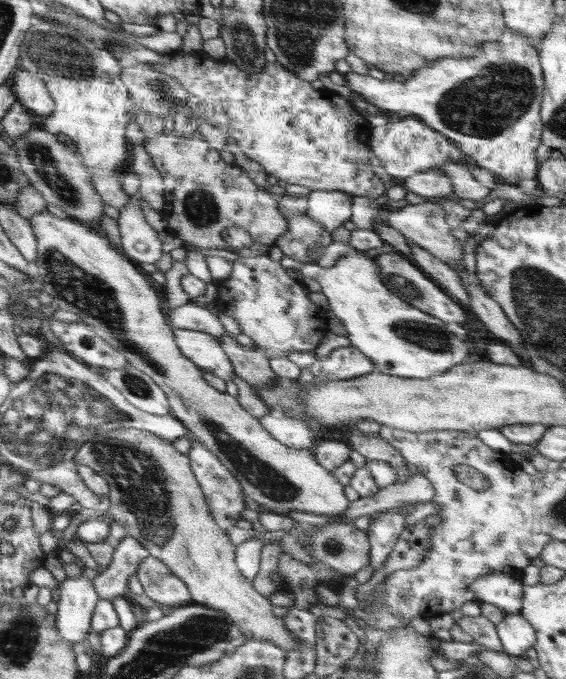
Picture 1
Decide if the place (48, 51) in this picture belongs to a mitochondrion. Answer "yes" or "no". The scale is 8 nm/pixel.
yes

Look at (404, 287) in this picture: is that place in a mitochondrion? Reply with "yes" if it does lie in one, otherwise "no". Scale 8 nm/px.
yes

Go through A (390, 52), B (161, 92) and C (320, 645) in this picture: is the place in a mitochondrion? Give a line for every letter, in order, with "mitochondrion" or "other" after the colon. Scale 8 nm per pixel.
A: other
B: mitochondrion
C: other

